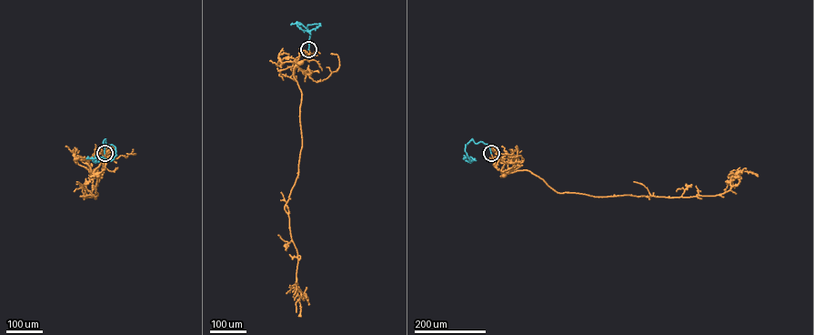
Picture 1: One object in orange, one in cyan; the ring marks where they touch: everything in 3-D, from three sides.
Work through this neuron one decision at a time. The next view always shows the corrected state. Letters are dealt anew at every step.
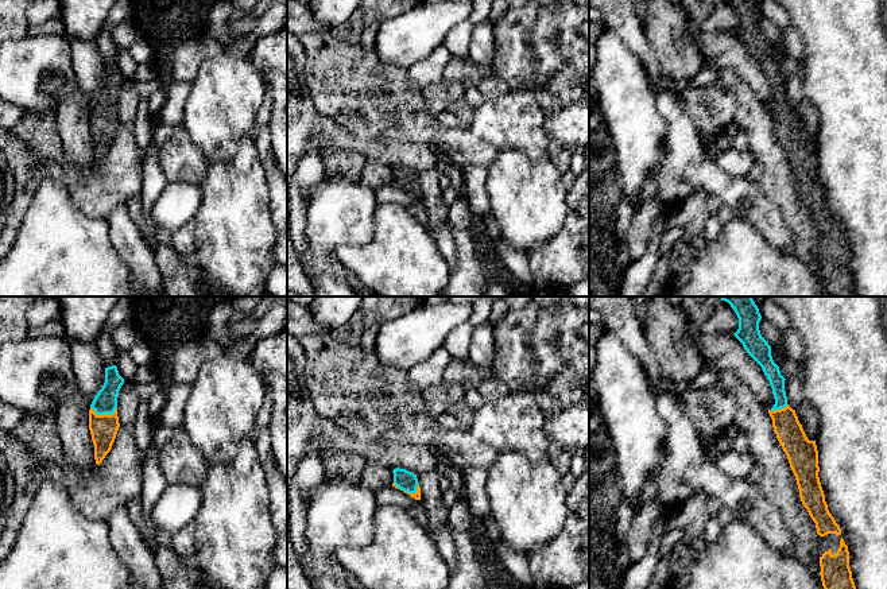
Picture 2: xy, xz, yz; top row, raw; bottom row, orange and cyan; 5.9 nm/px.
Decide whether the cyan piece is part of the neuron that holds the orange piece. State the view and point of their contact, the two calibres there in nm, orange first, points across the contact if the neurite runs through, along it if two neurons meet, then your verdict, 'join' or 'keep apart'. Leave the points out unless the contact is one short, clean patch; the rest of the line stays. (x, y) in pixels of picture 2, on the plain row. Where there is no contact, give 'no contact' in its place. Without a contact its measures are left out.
xy (104, 112) | 160/140 nm | across xy (104, 126), (104, 112), (105, 100) | join

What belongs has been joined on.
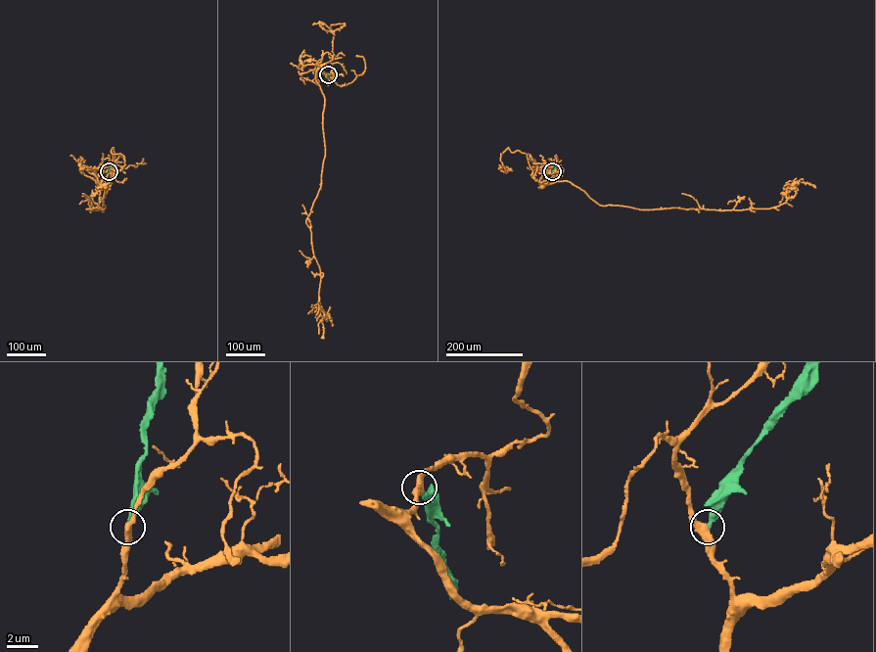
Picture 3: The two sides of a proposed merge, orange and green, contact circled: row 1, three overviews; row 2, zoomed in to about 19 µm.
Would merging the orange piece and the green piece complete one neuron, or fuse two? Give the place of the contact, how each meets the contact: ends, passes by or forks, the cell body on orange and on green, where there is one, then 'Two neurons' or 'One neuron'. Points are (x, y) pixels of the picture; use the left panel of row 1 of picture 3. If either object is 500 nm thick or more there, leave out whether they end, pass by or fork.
Place: (109, 171). At the ring orange passes by. At the ring green ends. Soma of orange: (105, 187). Soma of green: none. Two neurons

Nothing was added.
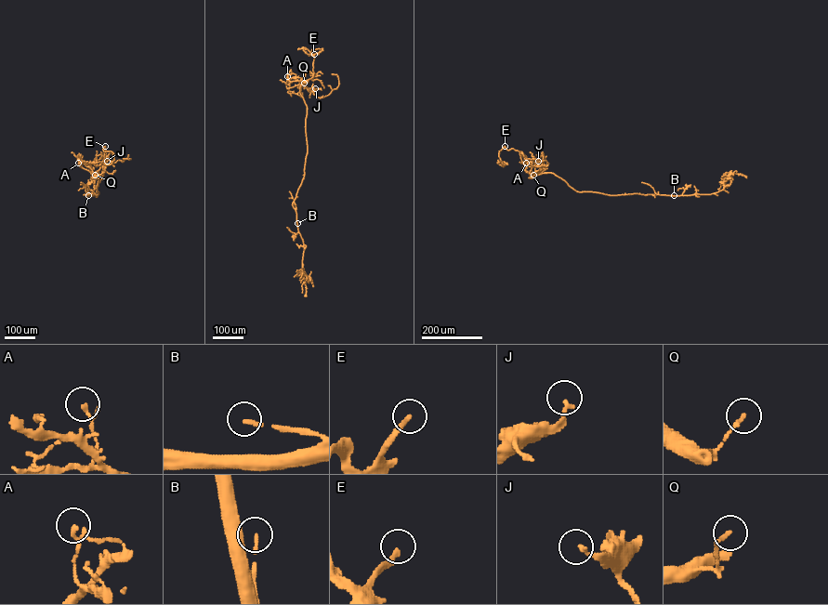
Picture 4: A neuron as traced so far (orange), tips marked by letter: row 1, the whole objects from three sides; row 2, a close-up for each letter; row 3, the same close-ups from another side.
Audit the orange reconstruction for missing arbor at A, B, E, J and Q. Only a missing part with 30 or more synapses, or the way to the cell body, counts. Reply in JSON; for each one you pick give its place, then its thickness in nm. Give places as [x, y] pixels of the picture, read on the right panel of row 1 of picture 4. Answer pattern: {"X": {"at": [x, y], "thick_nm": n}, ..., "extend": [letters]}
{"B": {"at": [674, 195], "thick_nm": 150}, "extend": ["B"]}

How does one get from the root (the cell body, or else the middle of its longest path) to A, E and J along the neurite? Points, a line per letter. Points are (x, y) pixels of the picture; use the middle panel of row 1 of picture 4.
A: (307, 81), (302, 82), (302, 79), (302, 84), (299, 81), (290, 82), (287, 76)
E: (307, 81), (301, 80), (309, 79), (314, 73), (314, 54)
J: (307, 81), (301, 80), (307, 89), (315, 88)

